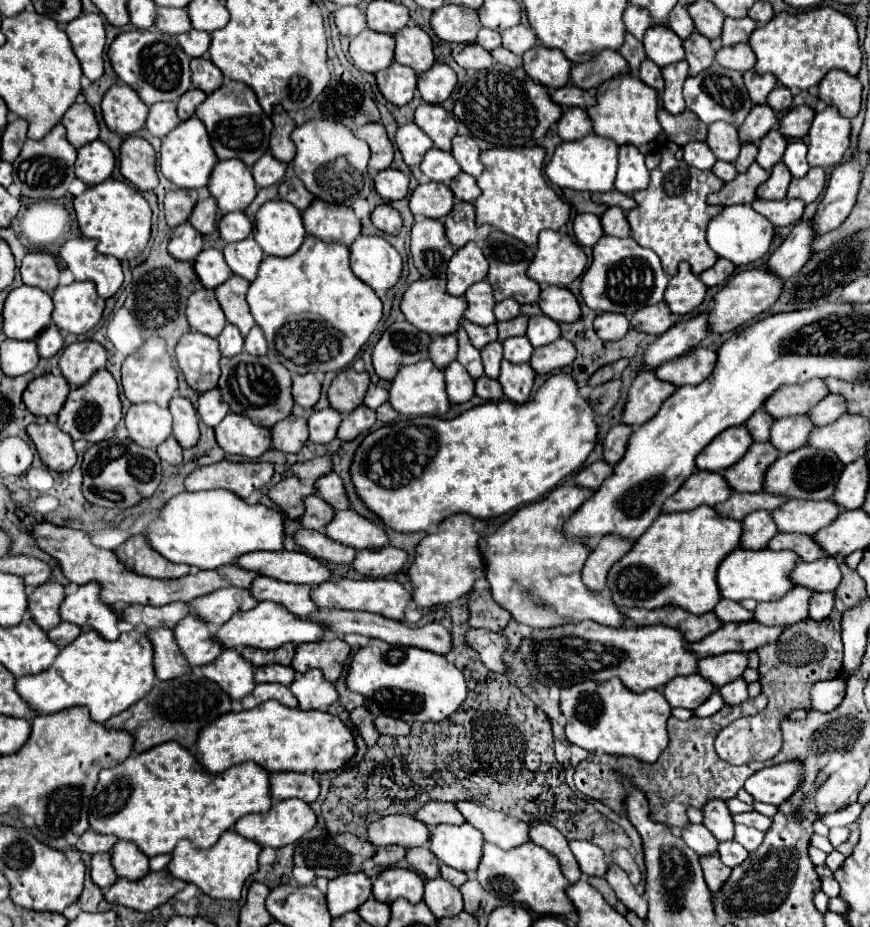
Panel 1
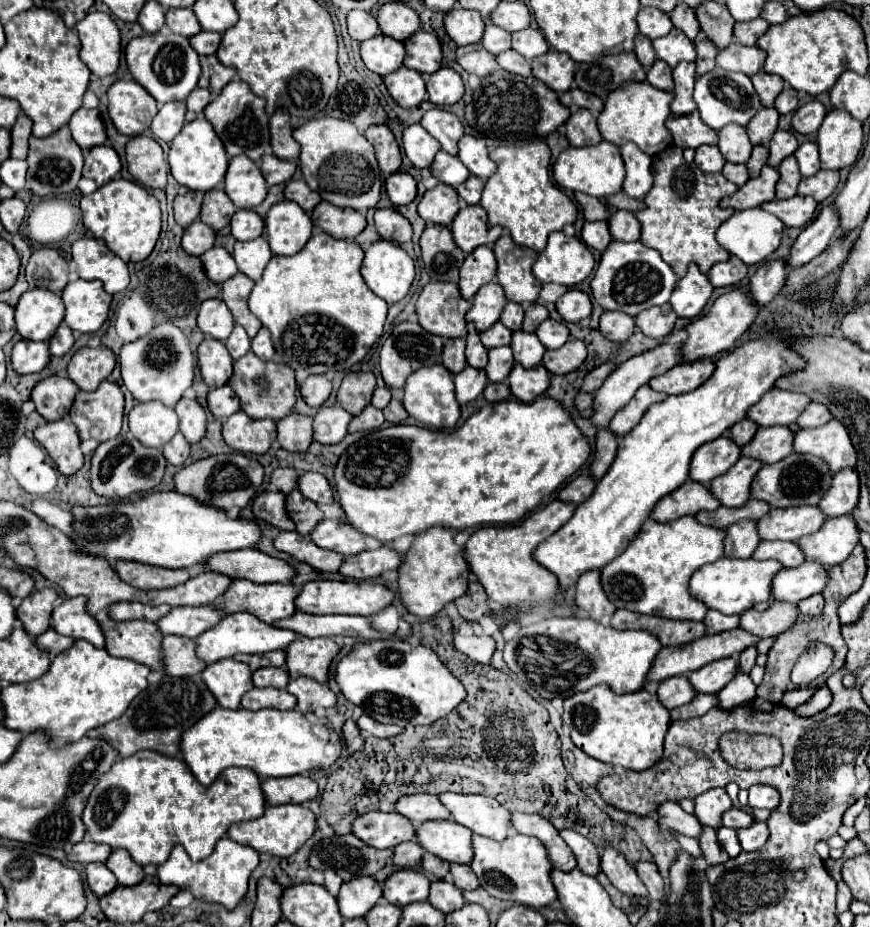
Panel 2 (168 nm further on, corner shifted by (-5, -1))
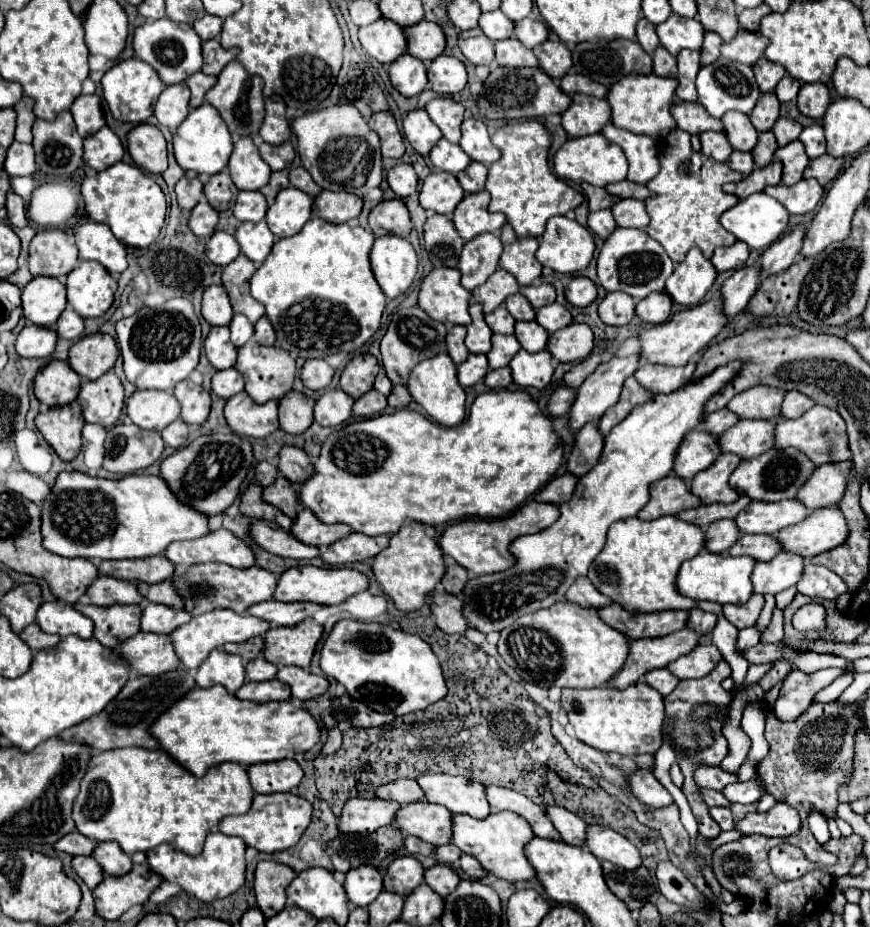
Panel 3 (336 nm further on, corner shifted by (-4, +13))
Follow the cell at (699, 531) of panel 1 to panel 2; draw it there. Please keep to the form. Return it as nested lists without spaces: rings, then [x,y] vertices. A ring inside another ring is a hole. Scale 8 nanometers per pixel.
[[[691,515],[671,523],[647,519],[625,553],[601,569],[603,591],[617,609],[659,615],[665,619],[703,621],[707,607],[689,595],[689,579],[705,563],[723,557],[723,537],[723,529],[701,525]]]

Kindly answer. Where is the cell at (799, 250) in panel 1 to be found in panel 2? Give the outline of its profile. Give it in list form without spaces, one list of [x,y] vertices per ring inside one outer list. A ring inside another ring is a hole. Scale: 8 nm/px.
[[[781,259],[763,263],[747,283],[747,293],[753,297],[753,303],[757,307],[763,307],[765,303],[769,303],[785,285],[787,273],[789,273],[789,267]]]

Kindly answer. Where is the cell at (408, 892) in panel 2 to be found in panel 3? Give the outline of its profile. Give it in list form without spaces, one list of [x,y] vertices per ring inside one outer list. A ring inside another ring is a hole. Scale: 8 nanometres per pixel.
[[[402,855],[396,857],[384,875],[384,889],[396,895],[410,895],[420,883],[424,881],[424,867],[420,865],[420,861],[412,855]]]

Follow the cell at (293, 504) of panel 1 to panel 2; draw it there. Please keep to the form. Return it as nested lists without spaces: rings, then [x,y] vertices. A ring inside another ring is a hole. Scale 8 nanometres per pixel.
[[[263,491],[253,499],[253,519],[257,523],[265,521],[281,531],[293,531],[293,521],[285,511],[285,495],[279,491]]]

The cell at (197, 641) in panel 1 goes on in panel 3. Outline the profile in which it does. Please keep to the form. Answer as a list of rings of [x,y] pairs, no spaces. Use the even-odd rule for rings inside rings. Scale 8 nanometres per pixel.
[[[142,631],[120,643],[118,651],[138,675],[160,675],[180,667],[180,659],[168,635]]]

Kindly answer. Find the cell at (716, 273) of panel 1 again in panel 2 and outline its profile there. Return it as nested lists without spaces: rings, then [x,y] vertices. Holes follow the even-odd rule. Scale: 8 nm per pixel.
[[[731,257],[725,263],[717,263],[709,271],[709,281],[713,287],[727,287],[727,285],[737,285],[747,277],[747,265],[741,263],[741,259]]]

